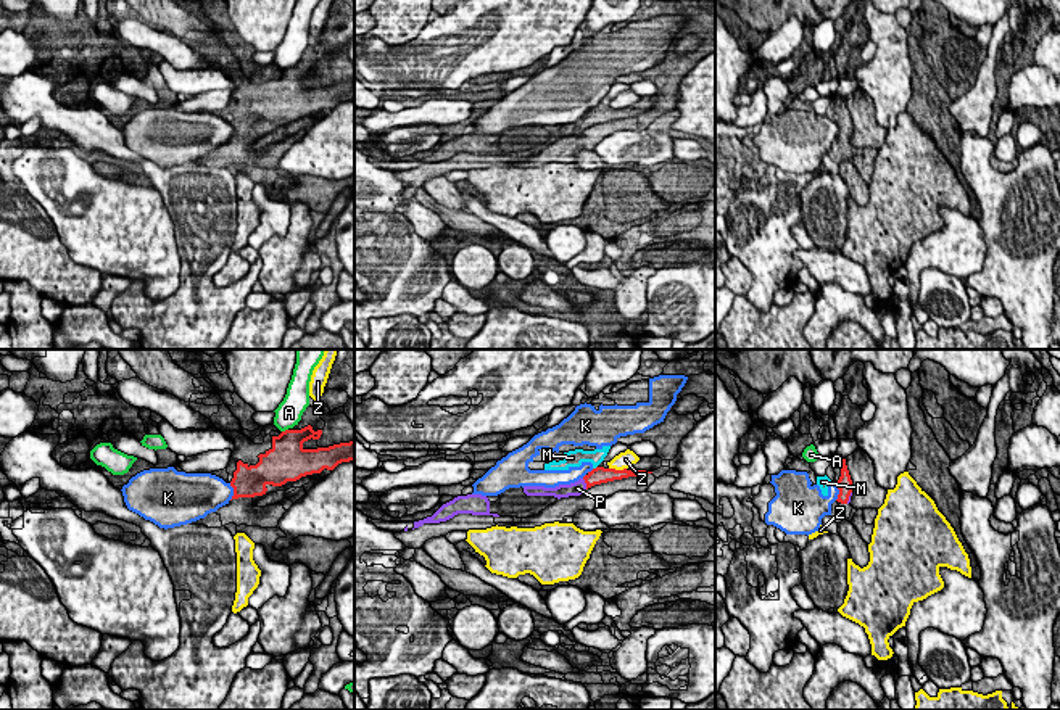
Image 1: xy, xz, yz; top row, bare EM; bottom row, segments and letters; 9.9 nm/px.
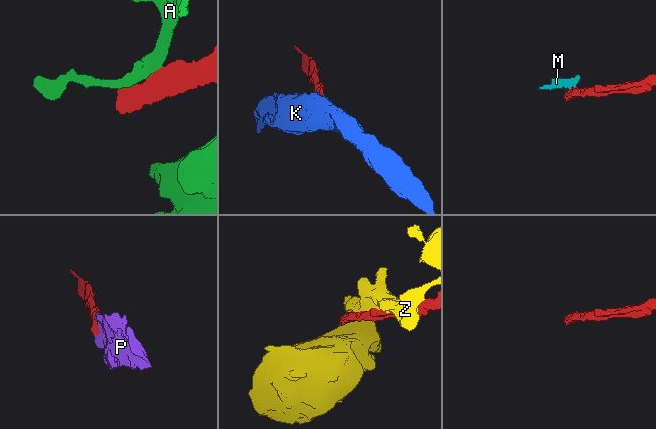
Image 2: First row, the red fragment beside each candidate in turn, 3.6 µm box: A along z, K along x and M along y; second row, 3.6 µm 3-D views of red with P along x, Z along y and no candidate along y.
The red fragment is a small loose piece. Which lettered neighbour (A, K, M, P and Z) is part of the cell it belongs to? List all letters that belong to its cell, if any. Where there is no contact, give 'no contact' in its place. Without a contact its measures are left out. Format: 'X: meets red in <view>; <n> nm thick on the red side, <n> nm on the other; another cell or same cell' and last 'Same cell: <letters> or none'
A: meets red in xy; 340 nm thick on the red side, 260 nm on the other; another cell
K: meets red in yz; 160 nm thick on the red side, 220 nm on the other; another cell
M: meets red in xz; 170 nm thick on the red side, 160 nm on the other; another cell
P: meets red in xz; 170 nm thick on the red side, 140 nm on the other; same cell
Z: meets red in xz; 170 nm thick on the red side, 160 nm on the other; another cell
Same cell: P

